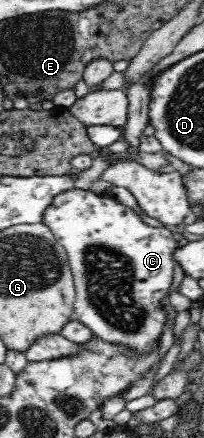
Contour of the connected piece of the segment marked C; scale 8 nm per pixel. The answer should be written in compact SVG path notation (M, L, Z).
M77 188L67 189L67 191L53 196L49 205L44 209L42 222L54 233L56 240L64 247L68 255L68 264L72 273L76 295L73 317L87 325L92 333L99 336L101 340L109 341L112 344L127 344L129 348L133 348L137 350L137 352L141 352L141 354L152 350L152 347L159 341L161 329L163 329L163 321L165 319L165 314L163 314L162 310L163 306L159 304L159 301L168 295L168 292L171 290L171 283L173 283L173 279L175 279L173 267L175 267L175 251L178 249L179 243L175 240L175 237L173 237L173 233L165 227L152 227L143 222L141 216L137 215L137 212L134 212L127 205L119 202L111 194L98 195L95 191Z

